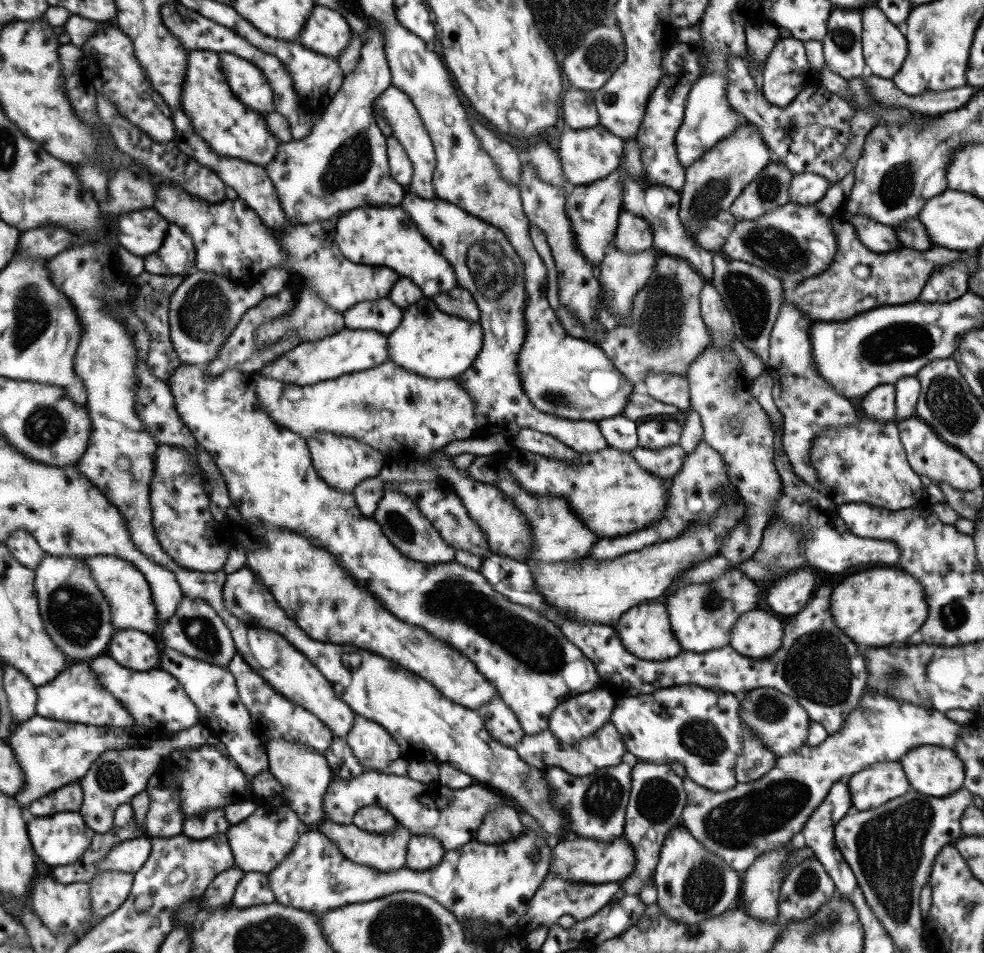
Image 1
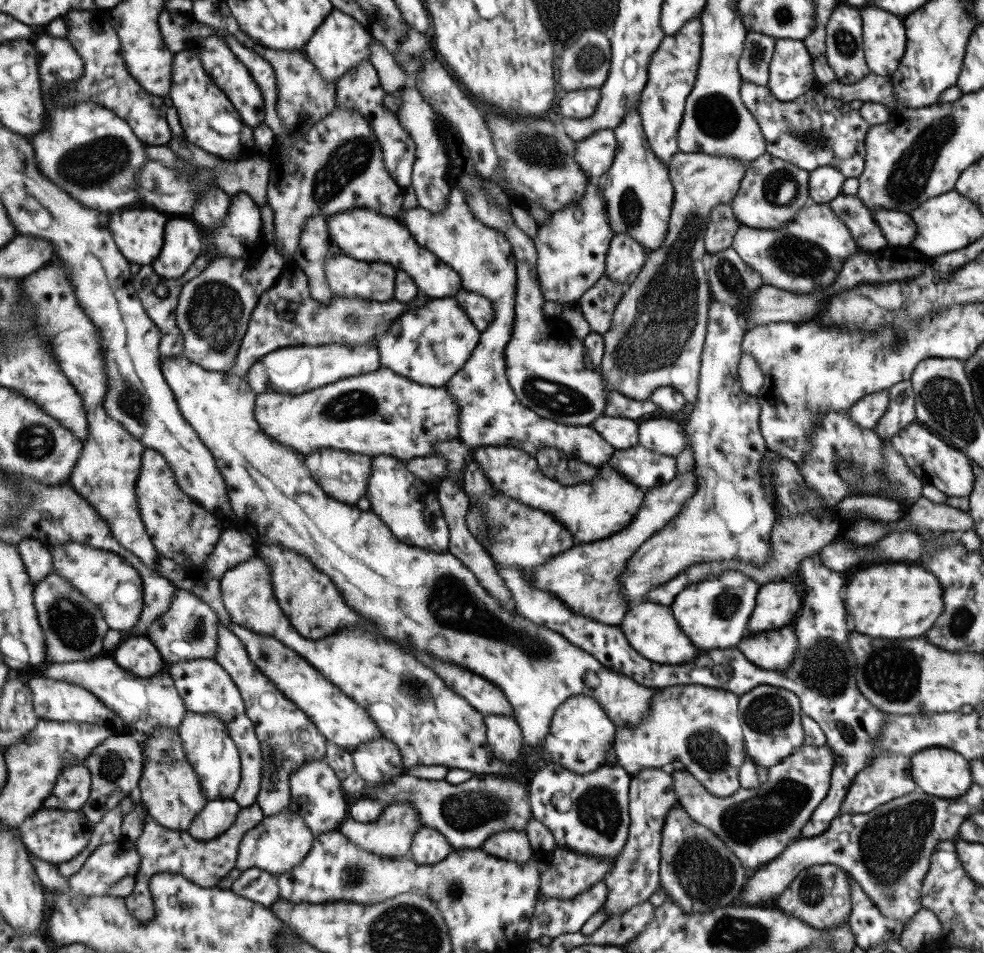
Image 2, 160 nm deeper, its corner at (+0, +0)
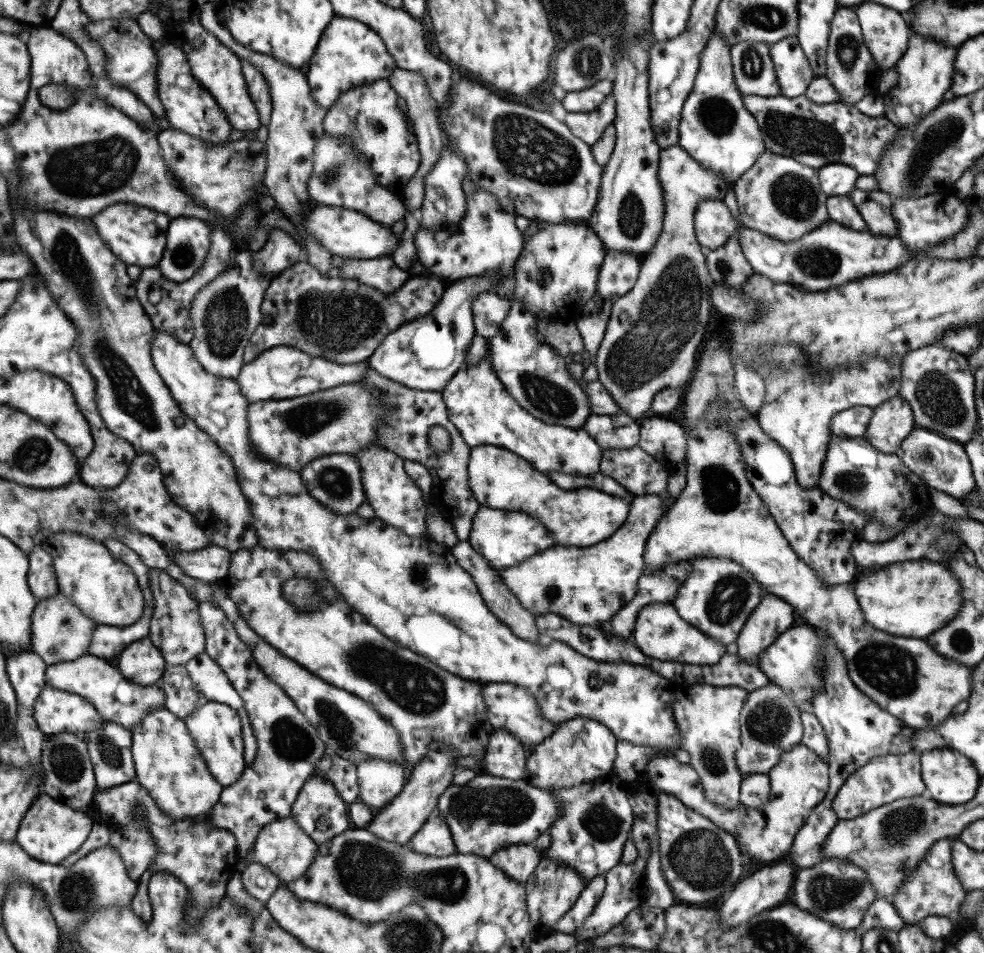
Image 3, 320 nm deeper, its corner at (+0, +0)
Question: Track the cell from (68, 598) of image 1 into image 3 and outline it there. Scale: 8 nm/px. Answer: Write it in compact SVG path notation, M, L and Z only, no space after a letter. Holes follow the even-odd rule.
M60 591L54 596L36 601L30 616L30 649L41 657L46 665L58 662L67 662L86 654L91 633L97 626L90 618L87 618L70 600L67 600Z

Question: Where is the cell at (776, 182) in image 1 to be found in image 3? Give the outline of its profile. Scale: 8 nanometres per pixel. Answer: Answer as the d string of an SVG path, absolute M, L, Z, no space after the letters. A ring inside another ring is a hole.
M763 151L759 158L732 184L739 222L781 242L795 241L827 221L826 194L821 192L817 170L803 166L787 155Z

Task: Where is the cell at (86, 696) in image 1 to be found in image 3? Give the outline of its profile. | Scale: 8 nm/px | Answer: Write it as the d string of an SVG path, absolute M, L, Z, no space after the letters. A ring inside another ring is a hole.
M47 686L35 698L32 718L44 736L56 733L87 734L105 724L87 700Z

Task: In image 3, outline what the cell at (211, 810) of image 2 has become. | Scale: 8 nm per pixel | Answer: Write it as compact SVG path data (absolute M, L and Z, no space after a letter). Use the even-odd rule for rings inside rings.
M201 601L198 615L204 632L204 652L216 662L241 698L256 740L257 752L251 766L246 766L235 783L222 788L217 802L205 814L213 828L228 831L235 837L239 861L250 852L257 833L265 825L290 816L299 789L312 776L315 764L328 749L283 690L257 666L225 613L214 602Z

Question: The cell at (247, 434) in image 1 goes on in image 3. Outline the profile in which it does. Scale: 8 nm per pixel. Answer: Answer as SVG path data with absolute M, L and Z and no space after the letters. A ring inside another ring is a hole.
M155 329L150 357L155 372L181 406L180 409L231 459L239 490L251 509L252 537L257 539L257 545L267 550L312 554L320 562L324 577L348 606L362 614L384 637L459 678L480 683L511 683L525 688L535 698L541 718L551 724L557 726L565 720L583 717L603 724L618 741L661 746L661 749L671 751L677 749L679 737L673 720L675 692L669 679L664 679L645 665L606 663L587 658L558 640L529 642L515 636L489 612L469 574L457 566L449 547L435 543L431 538L409 538L375 516L361 518L355 513L335 514L307 493L297 470L260 458L248 439L246 410L249 402L240 393L236 379L221 379L204 371L192 356L188 344L181 344L175 335L167 331Z

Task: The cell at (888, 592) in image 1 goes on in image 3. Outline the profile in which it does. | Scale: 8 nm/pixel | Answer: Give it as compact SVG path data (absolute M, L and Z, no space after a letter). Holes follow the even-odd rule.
M925 559L896 562L876 569L869 575L858 575L854 593L863 618L877 630L905 638L923 638L945 626L962 606L960 584L944 566Z

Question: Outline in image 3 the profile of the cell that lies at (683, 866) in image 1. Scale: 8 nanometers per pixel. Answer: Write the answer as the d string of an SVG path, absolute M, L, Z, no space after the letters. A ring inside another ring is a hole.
M665 793L656 796L656 818L660 869L673 891L676 903L717 908L738 883L739 873L743 872L742 857L734 836L723 832L703 815L687 808L678 798Z

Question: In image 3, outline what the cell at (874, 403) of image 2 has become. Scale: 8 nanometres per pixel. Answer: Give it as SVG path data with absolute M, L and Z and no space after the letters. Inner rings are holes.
M868 406L847 408L836 412L829 421L829 432L845 438L861 437L871 418L873 409Z

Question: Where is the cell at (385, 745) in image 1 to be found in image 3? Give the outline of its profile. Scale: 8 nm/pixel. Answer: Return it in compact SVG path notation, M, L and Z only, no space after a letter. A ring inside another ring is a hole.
M377 758L355 765L359 800L373 812L379 811L401 792L408 768L404 764Z

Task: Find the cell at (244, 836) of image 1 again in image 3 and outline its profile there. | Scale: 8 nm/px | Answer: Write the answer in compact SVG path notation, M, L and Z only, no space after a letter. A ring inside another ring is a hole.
M293 817L280 818L280 820L265 825L244 858L239 858L235 866L235 872L241 872L246 864L256 862L262 864L269 872L275 874L281 884L291 882L299 878L309 865L313 862L316 855L317 844L293 821Z

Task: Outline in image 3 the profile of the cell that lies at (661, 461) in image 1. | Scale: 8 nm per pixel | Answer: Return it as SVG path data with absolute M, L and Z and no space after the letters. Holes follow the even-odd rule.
M638 445L621 450L602 450L598 464L598 472L603 476L612 478L631 494L658 494L666 490L667 477L670 470L661 466L650 454L643 452Z

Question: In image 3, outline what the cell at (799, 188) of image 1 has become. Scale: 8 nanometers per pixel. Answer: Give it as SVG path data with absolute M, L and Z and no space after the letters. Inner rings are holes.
M837 163L818 167L817 176L821 192L830 197L850 193L858 174L850 166Z

